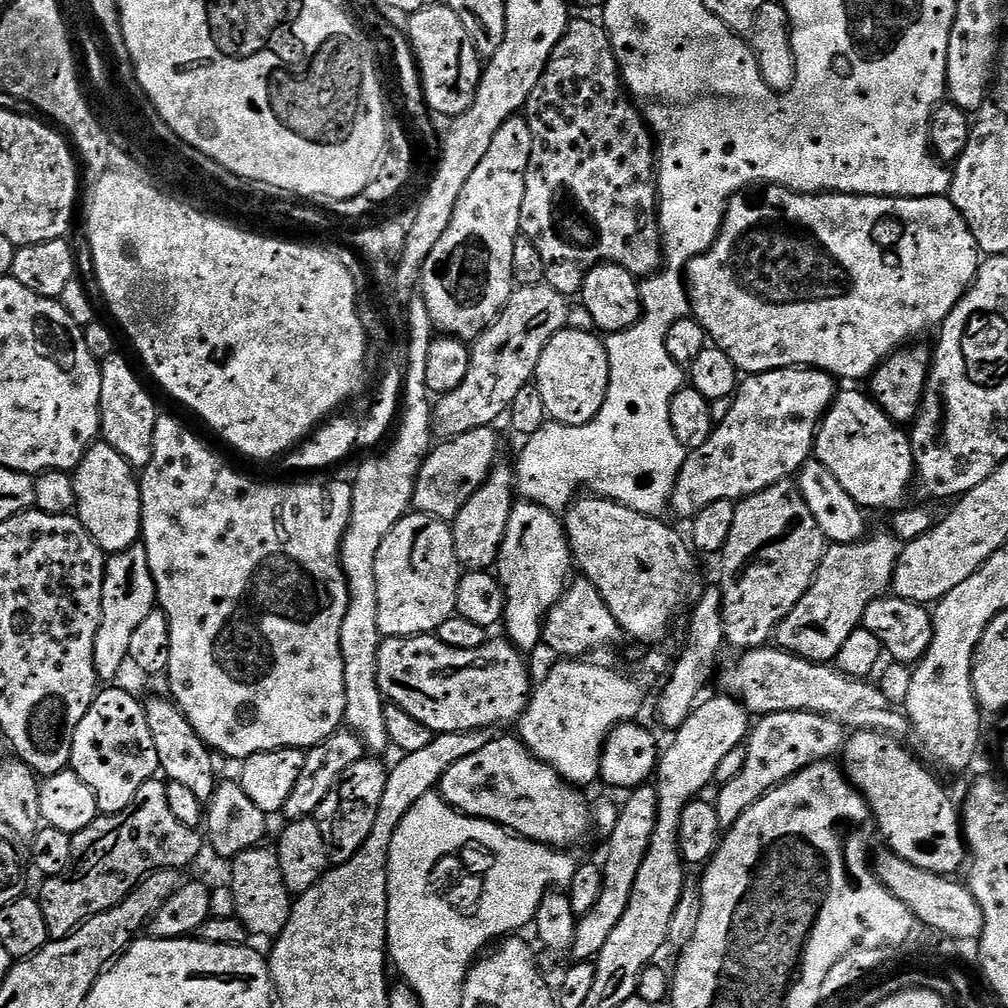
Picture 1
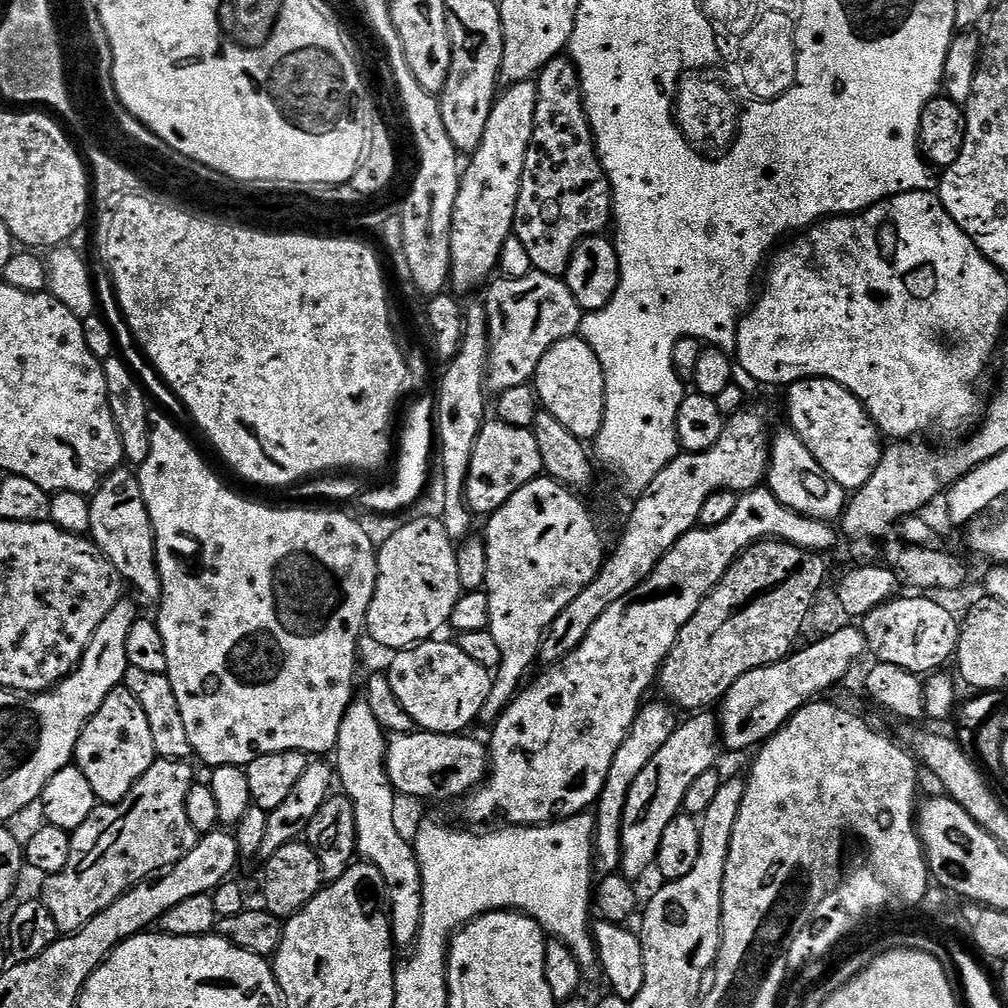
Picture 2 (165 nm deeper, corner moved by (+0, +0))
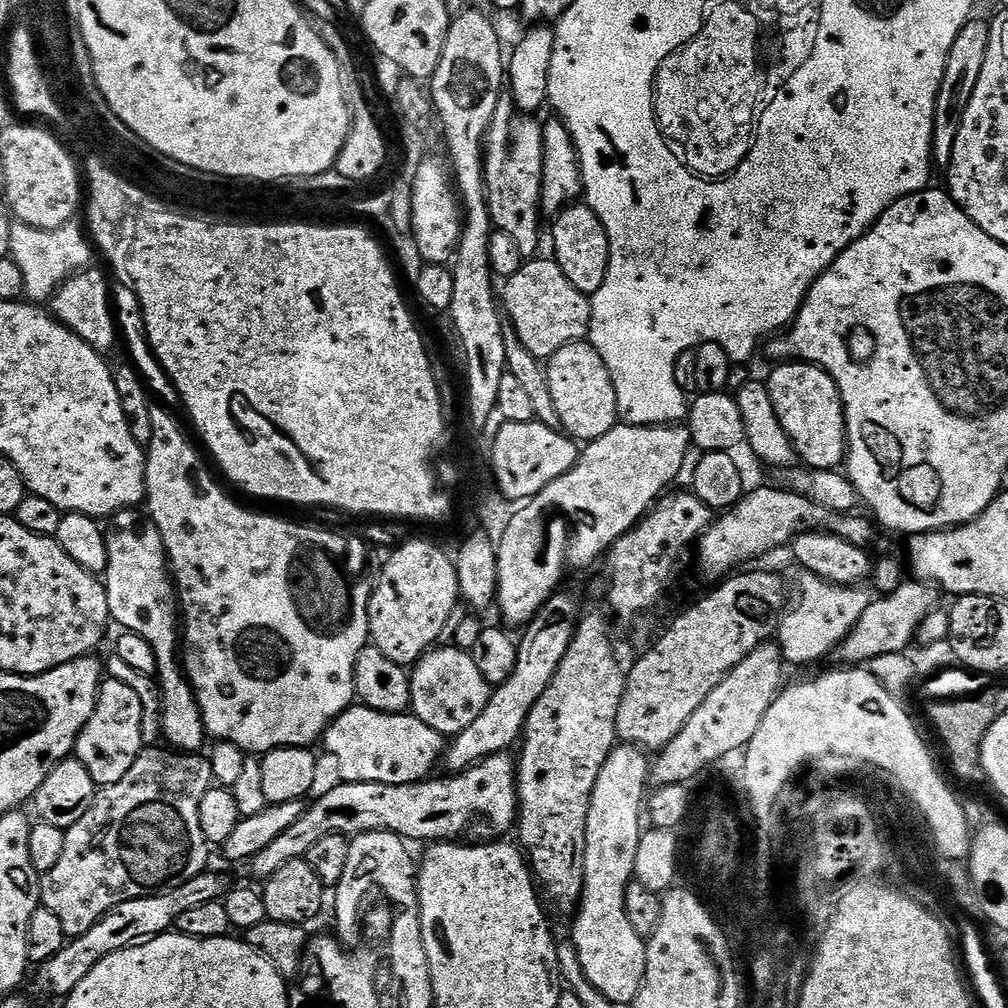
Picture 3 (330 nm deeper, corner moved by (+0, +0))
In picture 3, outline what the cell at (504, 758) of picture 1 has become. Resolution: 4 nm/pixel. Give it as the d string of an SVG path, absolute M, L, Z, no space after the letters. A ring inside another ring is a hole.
M363 706L347 708L332 722L322 745L336 759L339 779L345 784L419 784L427 780L444 759L446 737L418 717L403 712L379 712Z

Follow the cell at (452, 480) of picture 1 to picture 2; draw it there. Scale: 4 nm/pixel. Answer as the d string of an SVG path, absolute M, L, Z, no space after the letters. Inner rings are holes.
M495 418L489 419L478 434L478 442L474 446L474 458L470 458L470 470L468 471L467 497L473 513L482 514L487 518L493 512L499 510L503 504L522 486L526 486L537 476L544 472L542 462L542 450L538 450L538 438L534 438L531 428L515 428L506 426L506 422Z

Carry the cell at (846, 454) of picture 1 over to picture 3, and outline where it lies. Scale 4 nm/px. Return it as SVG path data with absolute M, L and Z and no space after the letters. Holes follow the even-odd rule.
M780 362L773 368L766 376L770 402L774 402L774 414L778 414L799 463L810 469L839 469L848 454L848 427L834 378L816 364Z

